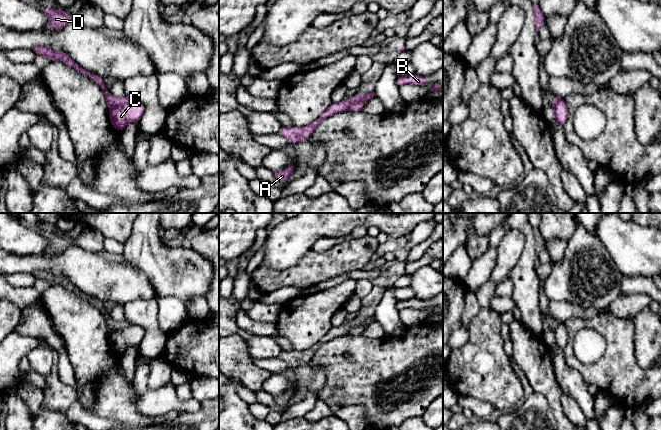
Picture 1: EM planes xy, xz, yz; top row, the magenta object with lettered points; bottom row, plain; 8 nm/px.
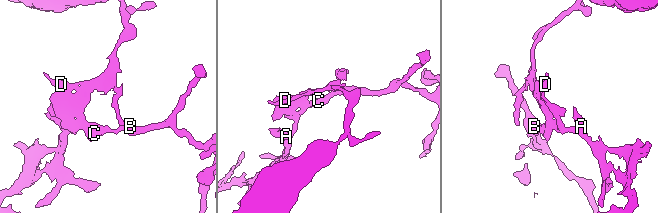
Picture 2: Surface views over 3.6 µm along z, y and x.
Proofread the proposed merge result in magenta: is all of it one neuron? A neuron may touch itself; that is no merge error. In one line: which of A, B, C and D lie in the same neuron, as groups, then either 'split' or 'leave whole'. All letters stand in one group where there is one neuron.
A D / B C | split

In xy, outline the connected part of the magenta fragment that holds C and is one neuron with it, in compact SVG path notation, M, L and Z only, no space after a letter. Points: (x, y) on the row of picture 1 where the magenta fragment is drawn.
M129 100L124 105L109 108L109 117L113 127L122 132L128 123L138 123L145 113L145 106L135 100Z

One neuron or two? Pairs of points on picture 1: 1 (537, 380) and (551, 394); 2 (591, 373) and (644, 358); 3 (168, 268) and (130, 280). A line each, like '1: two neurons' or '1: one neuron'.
1: one neuron
2: two neurons
3: two neurons

